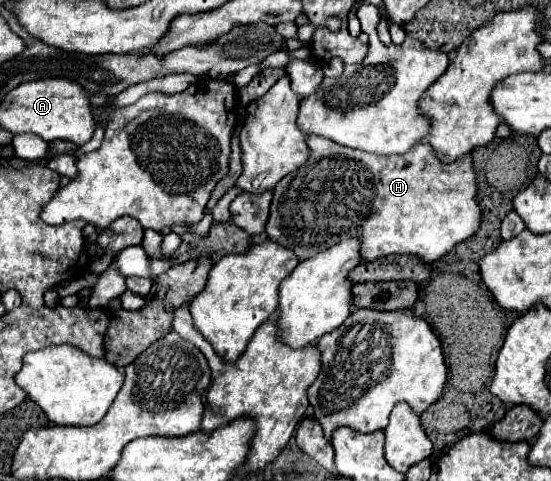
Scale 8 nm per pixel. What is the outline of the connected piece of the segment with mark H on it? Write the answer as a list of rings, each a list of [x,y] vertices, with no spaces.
[[[309,135],[307,145],[311,151],[307,163],[285,175],[273,189],[271,215],[265,225],[267,237],[283,247],[293,249],[301,261],[315,257],[319,251],[339,243],[341,239],[357,237],[361,241],[363,261],[375,261],[387,255],[413,255],[423,263],[433,263],[479,229],[481,207],[477,205],[477,185],[471,155],[465,155],[455,163],[441,165],[427,143],[417,143],[405,155],[389,157],[341,147],[317,135]]]

